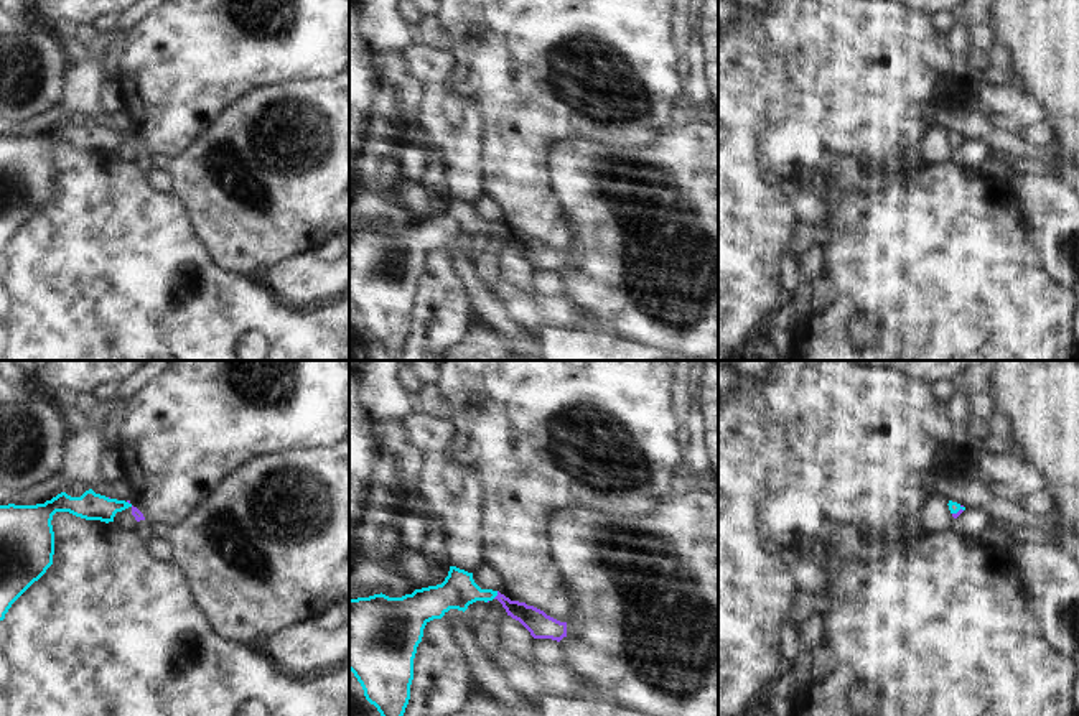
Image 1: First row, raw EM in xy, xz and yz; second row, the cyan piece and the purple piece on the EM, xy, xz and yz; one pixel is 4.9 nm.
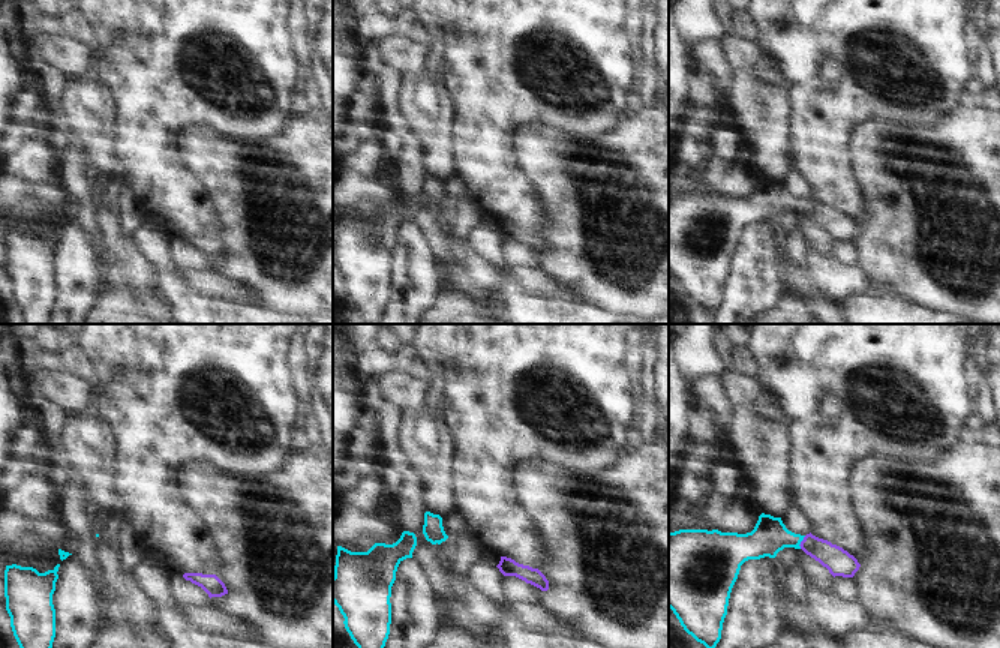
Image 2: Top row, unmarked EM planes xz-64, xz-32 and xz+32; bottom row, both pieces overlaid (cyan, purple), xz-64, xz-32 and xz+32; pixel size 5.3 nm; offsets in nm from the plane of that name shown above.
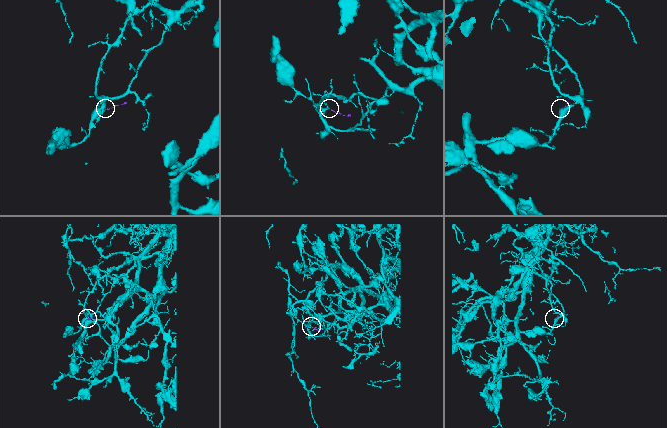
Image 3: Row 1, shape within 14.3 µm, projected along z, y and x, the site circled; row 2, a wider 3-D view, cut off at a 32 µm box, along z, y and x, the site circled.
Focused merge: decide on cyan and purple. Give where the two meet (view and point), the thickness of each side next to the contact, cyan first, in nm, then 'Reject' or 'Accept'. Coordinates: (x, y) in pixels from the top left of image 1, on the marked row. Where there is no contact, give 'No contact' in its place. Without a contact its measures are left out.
Touches cyan at xz (496, 595). Thickness 170 nm (cyan) against 120 nm. Accept

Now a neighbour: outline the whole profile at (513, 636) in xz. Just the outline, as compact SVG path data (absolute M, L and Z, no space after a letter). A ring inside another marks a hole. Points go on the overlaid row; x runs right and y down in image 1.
M511 616L499 619L499 649L529 657L532 652L534 637L530 632Z

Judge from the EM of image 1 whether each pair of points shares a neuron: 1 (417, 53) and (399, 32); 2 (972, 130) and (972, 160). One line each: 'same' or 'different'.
1: different
2: different

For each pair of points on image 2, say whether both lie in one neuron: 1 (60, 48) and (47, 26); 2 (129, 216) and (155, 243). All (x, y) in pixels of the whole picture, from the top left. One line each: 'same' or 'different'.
1: different
2: different

